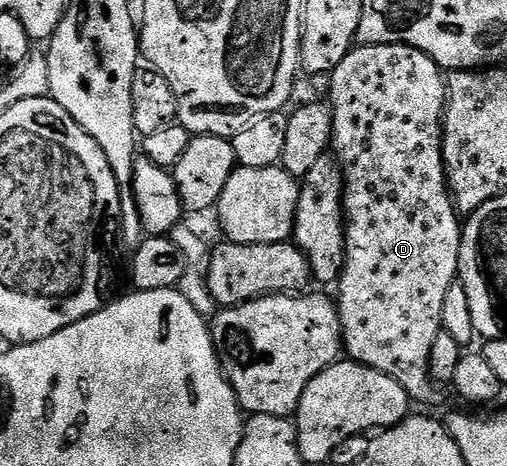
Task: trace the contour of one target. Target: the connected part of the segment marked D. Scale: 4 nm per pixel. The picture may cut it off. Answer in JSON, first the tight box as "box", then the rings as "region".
{"box":[327,42,462,402],"region":[[[381,42],[377,46],[354,45],[349,55],[335,67],[329,82],[327,101],[333,109],[332,153],[345,172],[345,267],[336,283],[335,301],[341,317],[341,341],[343,350],[352,361],[360,366],[371,368],[375,372],[383,372],[383,376],[391,376],[409,393],[410,399],[417,402],[433,402],[437,398],[438,383],[429,374],[431,364],[431,348],[435,345],[435,336],[441,331],[443,320],[443,300],[447,300],[447,292],[451,292],[459,275],[459,248],[461,247],[462,219],[454,203],[449,189],[449,177],[445,175],[445,157],[441,135],[445,120],[445,108],[451,95],[446,75],[431,56],[419,52],[419,48],[411,48],[400,42]]]}

